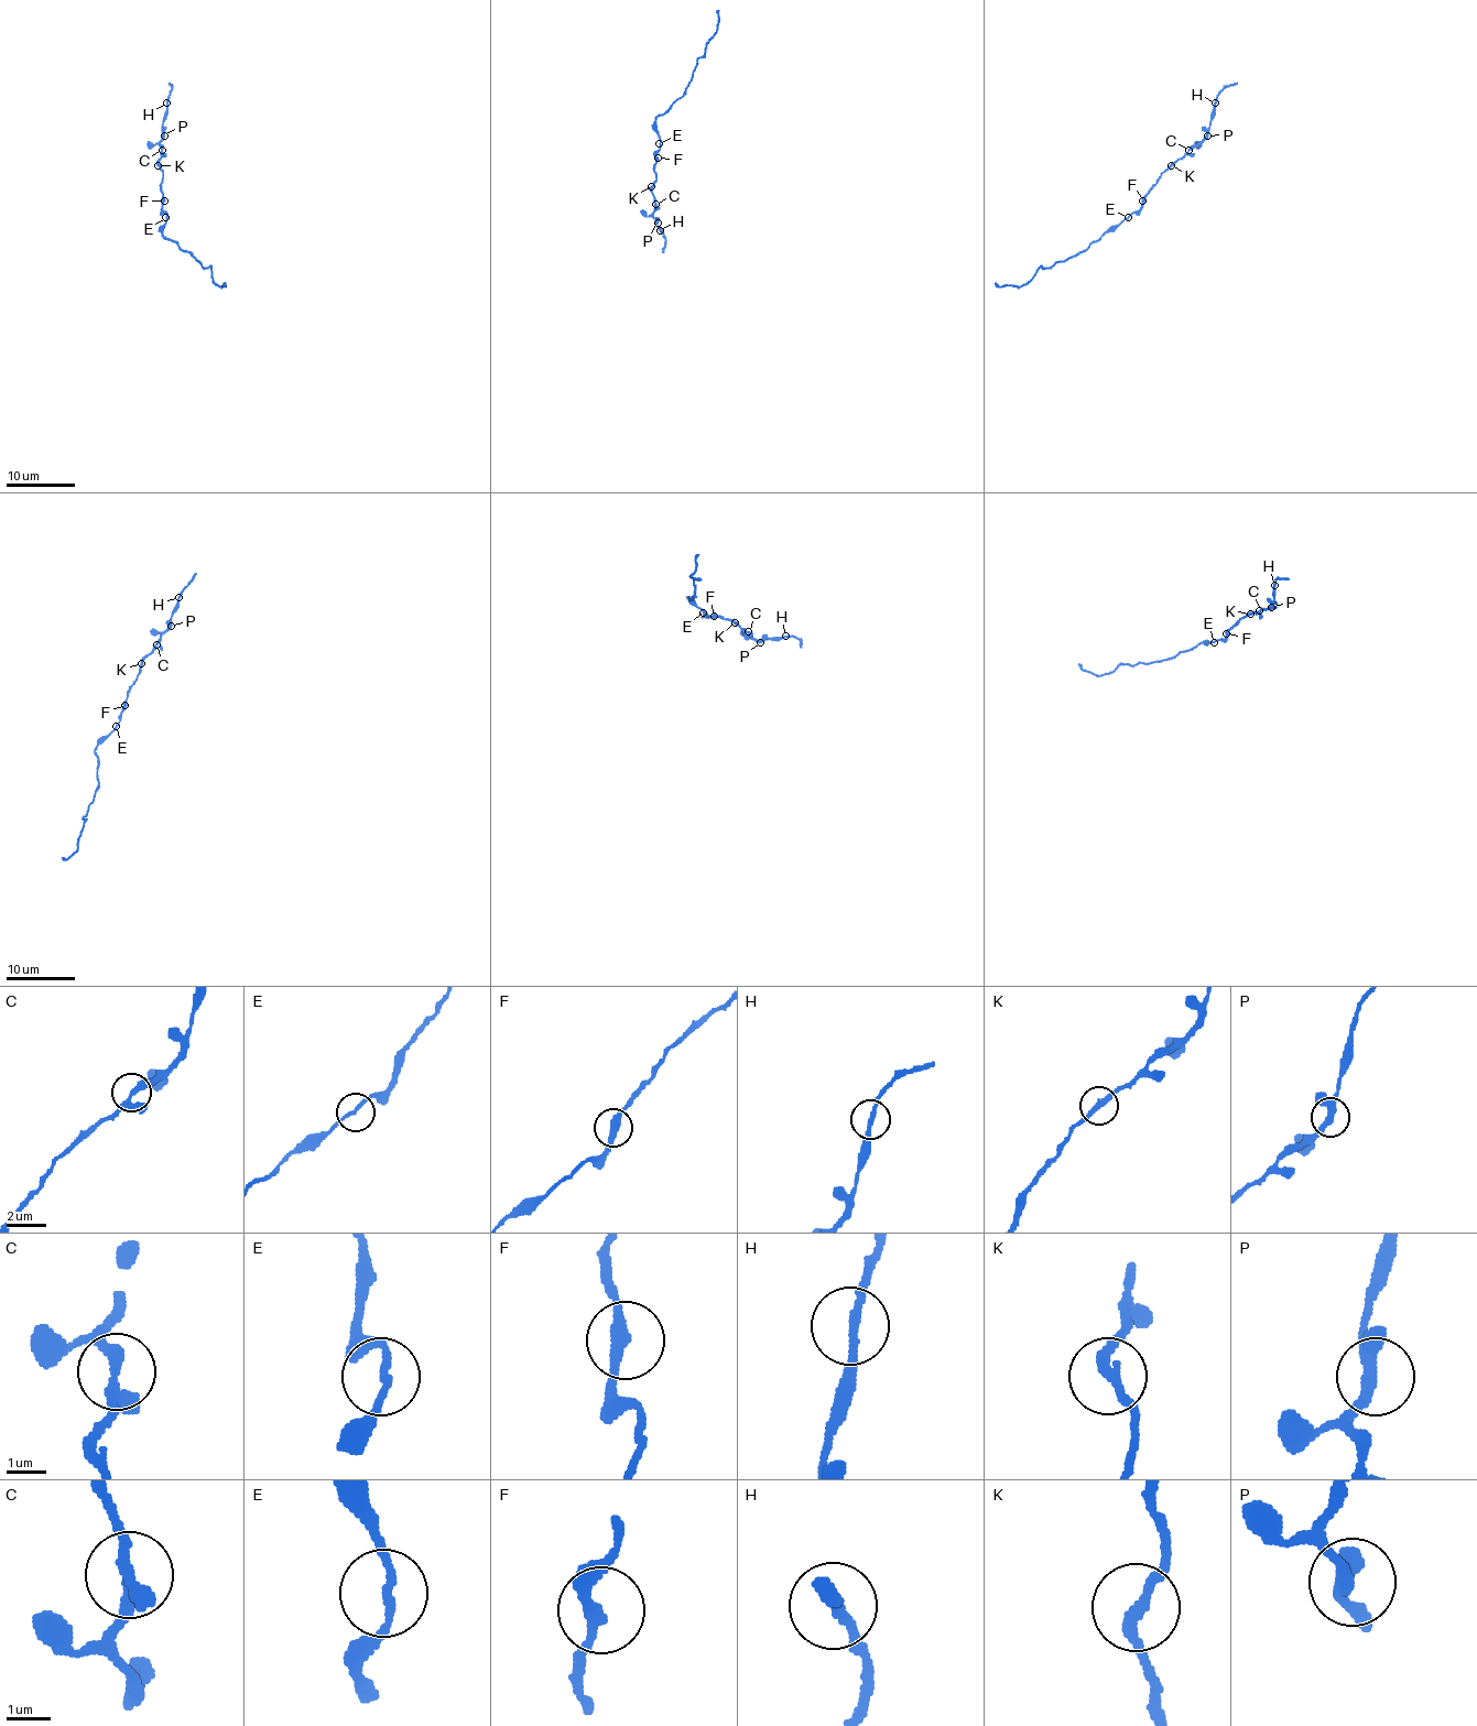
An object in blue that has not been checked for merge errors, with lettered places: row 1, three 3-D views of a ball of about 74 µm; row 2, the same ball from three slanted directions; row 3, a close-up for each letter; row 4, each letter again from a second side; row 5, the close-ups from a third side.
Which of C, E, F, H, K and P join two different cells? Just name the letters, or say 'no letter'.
E

